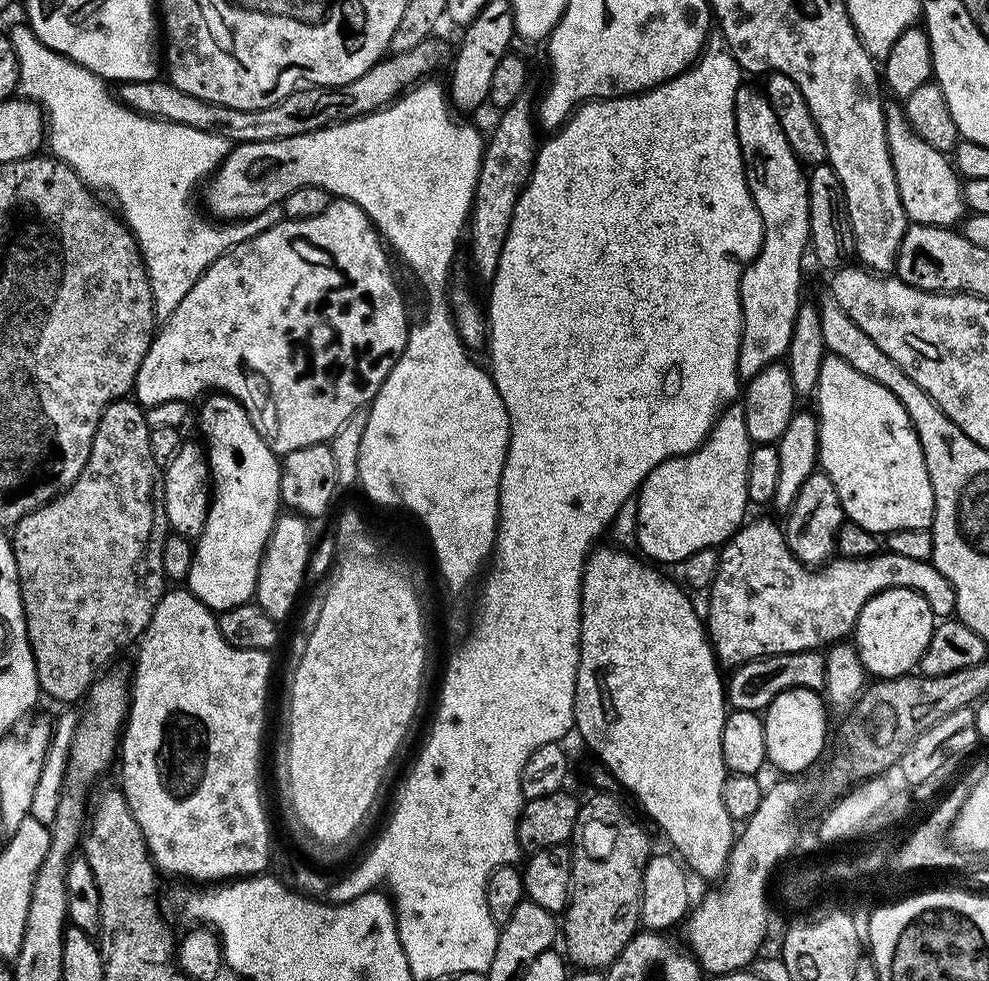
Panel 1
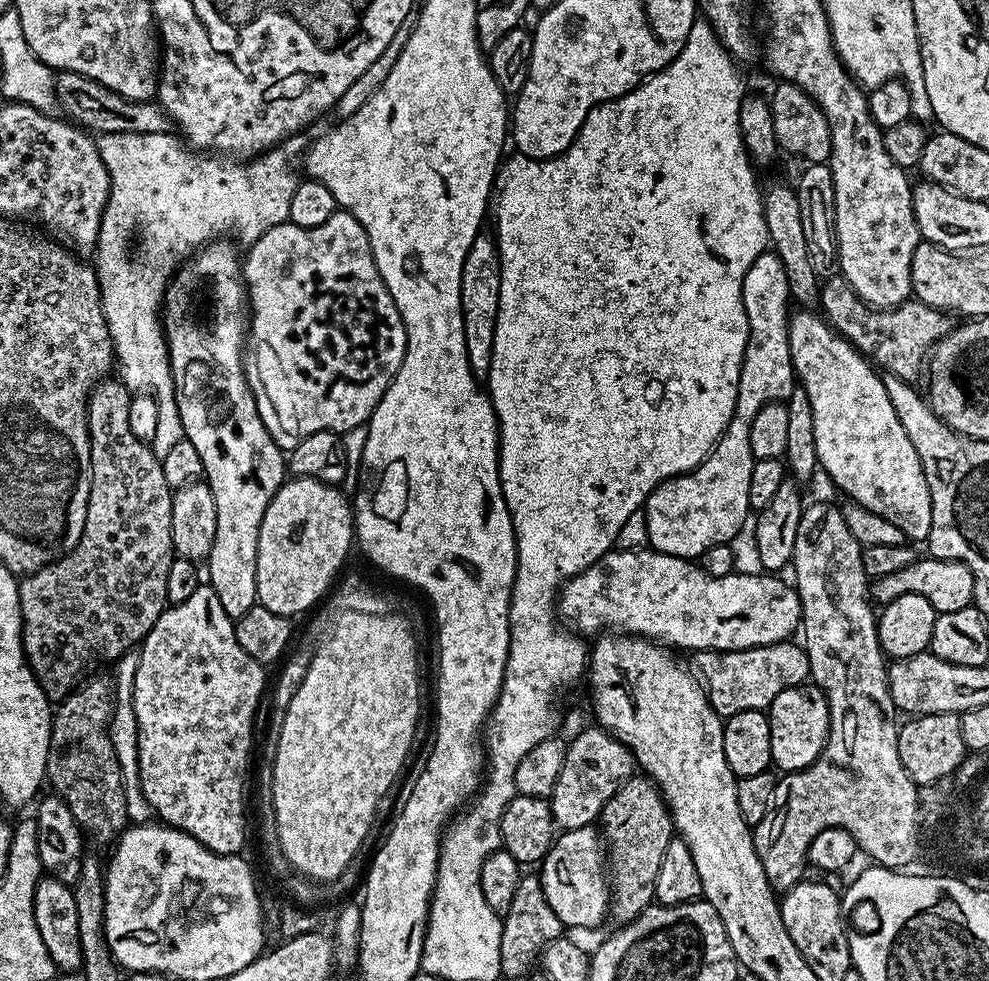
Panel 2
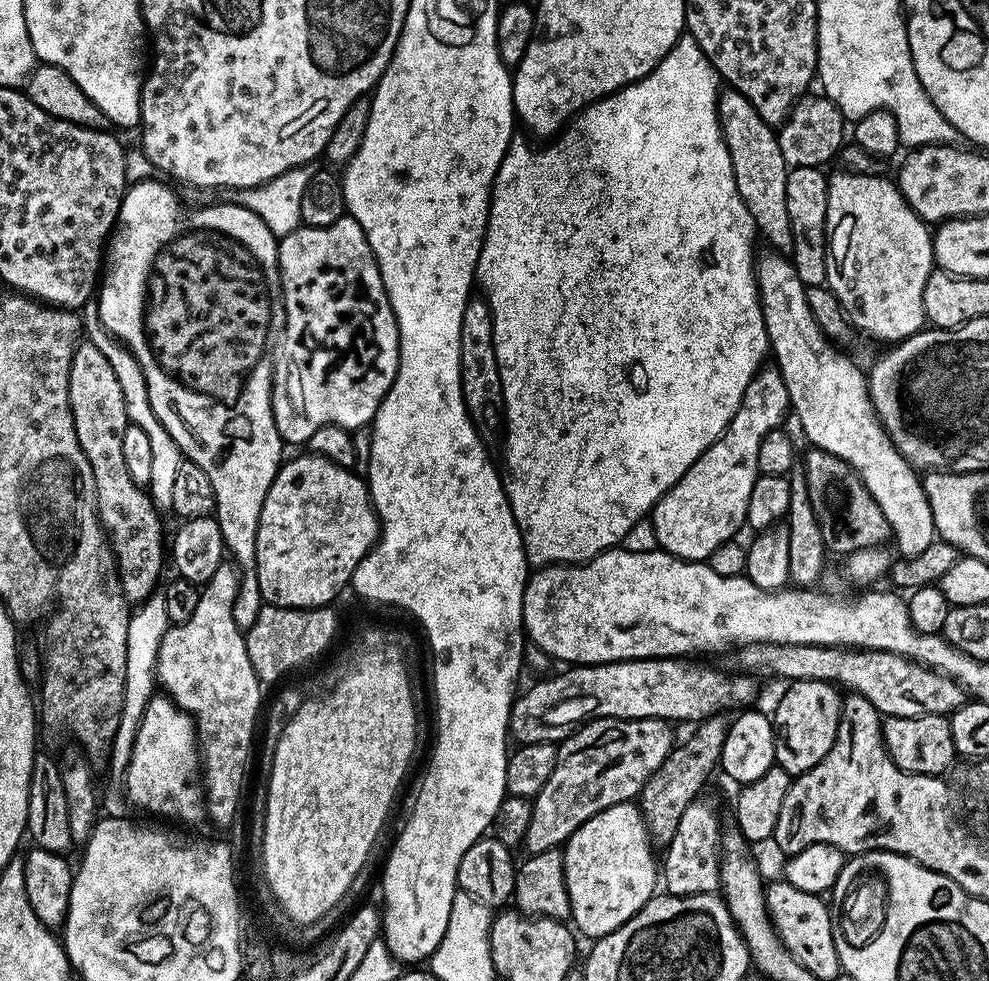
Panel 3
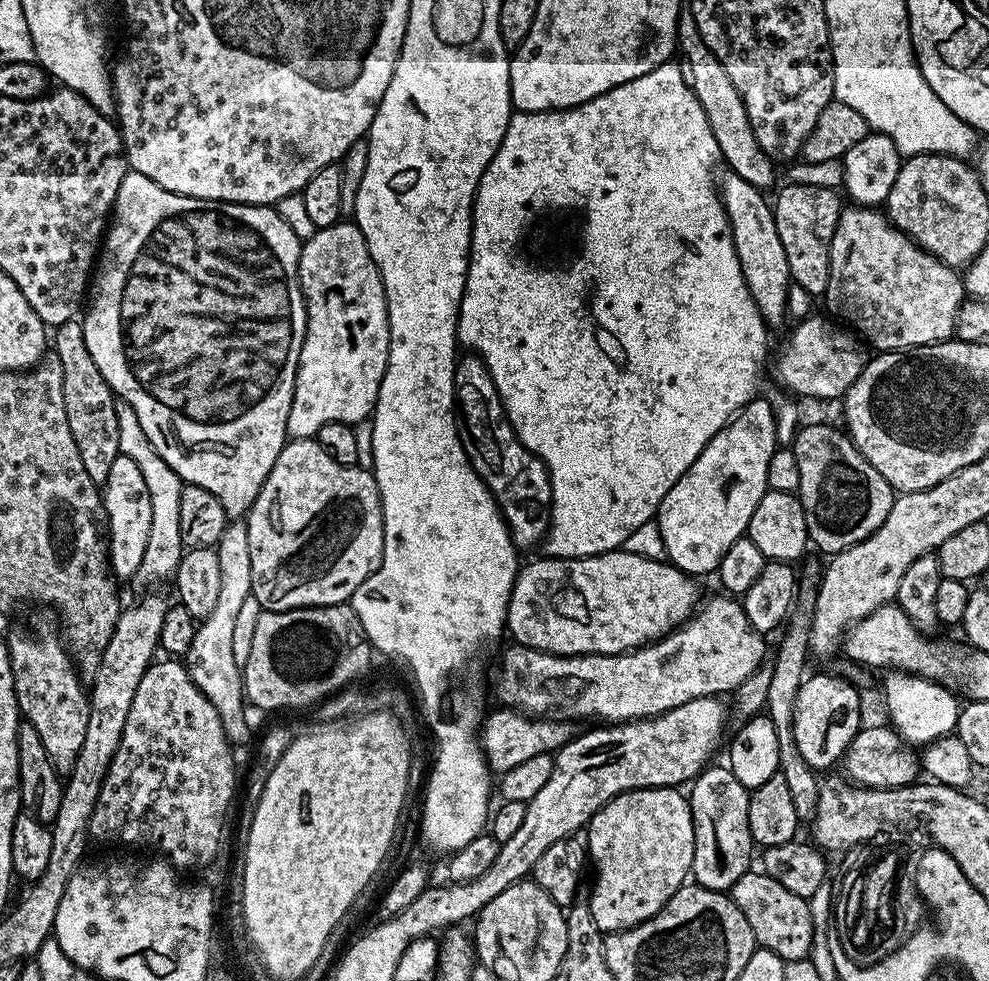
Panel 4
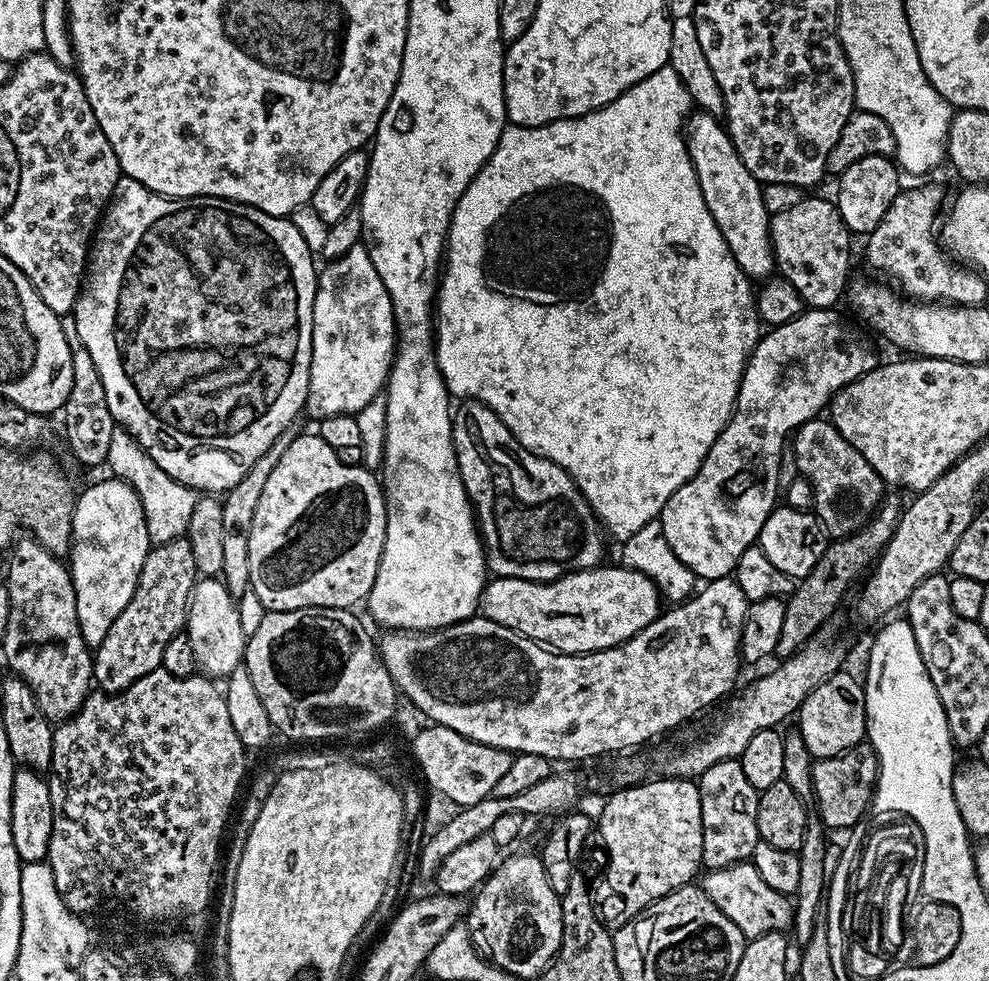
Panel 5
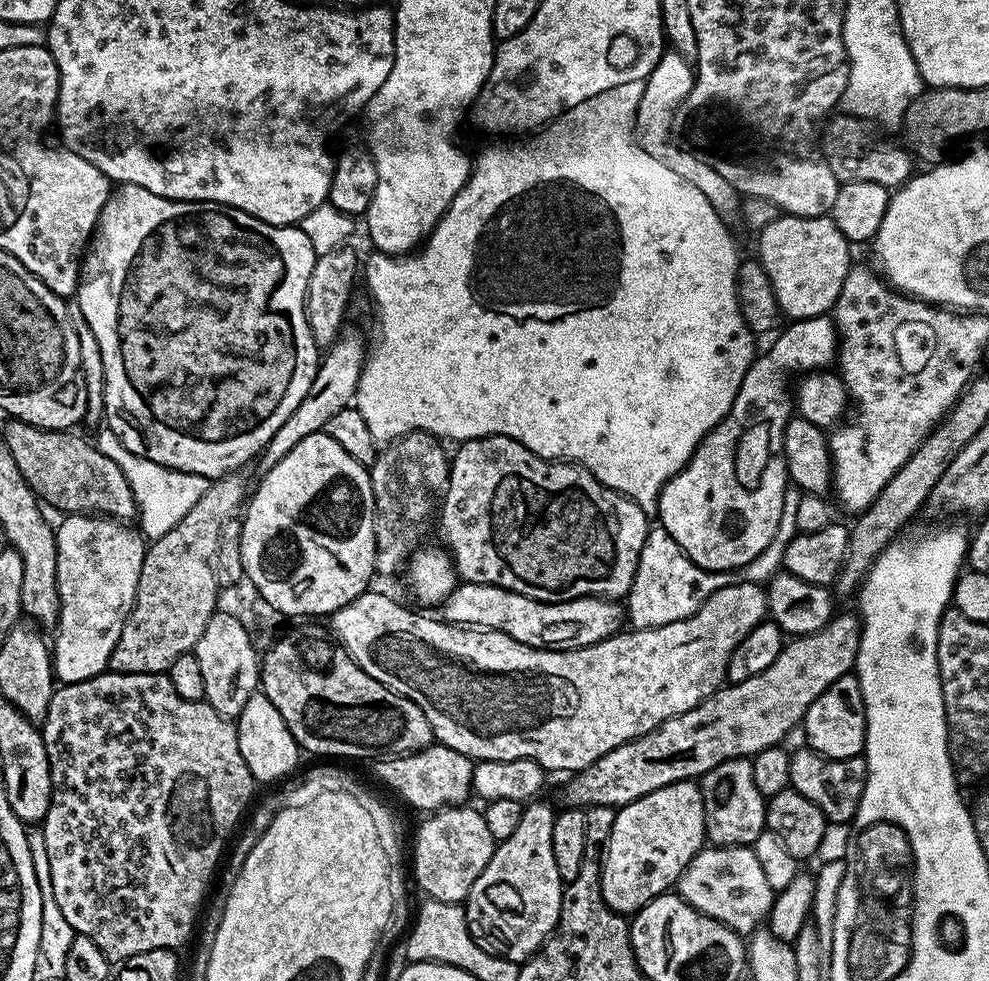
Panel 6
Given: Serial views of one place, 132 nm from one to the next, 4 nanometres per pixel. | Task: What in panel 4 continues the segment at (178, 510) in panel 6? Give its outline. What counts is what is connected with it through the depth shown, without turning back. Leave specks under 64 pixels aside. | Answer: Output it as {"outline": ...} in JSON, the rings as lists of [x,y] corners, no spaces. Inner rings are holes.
{"outline":[[[117,399],[118,442],[120,455],[134,458],[138,470],[142,470],[142,478],[146,478],[146,490],[150,490],[150,538],[146,538],[146,554],[142,554],[142,562],[138,566],[134,580],[140,583],[144,590],[152,590],[155,584],[163,580],[171,581],[176,575],[176,567],[184,557],[185,546],[182,542],[182,529],[178,522],[178,509],[182,503],[184,481],[150,446],[142,426],[138,426],[138,414],[124,400]]]}

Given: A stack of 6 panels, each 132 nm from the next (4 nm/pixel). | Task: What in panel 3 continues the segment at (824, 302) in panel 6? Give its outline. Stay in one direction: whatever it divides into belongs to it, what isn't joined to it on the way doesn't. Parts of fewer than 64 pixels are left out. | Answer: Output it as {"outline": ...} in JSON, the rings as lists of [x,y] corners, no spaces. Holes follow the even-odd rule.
{"outline":[[[802,166],[789,171],[786,178],[786,206],[790,213],[791,229],[794,230],[794,242],[790,259],[798,278],[808,288],[821,287],[828,278],[828,238],[826,198],[828,197],[828,176],[820,168]]]}

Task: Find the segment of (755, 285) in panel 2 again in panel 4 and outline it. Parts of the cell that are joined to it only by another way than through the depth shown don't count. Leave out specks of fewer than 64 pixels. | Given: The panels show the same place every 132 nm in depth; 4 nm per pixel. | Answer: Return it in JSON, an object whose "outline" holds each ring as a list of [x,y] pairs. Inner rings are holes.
{"outline":[[[753,398],[745,408],[741,408],[714,438],[698,454],[696,461],[674,482],[674,486],[662,498],[658,513],[658,523],[665,554],[670,563],[678,570],[693,578],[701,578],[707,572],[715,573],[722,562],[722,554],[730,550],[734,541],[747,533],[750,518],[764,493],[769,491],[766,470],[770,470],[770,458],[776,453],[778,443],[775,436],[775,418],[770,404],[764,399]]]}

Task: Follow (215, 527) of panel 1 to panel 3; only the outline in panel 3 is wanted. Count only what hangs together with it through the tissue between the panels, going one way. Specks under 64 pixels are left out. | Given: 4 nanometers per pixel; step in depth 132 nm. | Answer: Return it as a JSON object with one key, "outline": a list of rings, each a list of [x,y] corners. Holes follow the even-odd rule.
{"outline":[[[156,178],[137,180],[125,191],[124,199],[120,201],[120,213],[116,215],[116,227],[112,229],[110,239],[106,244],[106,259],[102,264],[102,279],[98,284],[98,295],[95,297],[94,305],[96,304],[96,312],[100,315],[100,324],[104,327],[101,329],[123,344],[136,359],[146,380],[150,406],[158,422],[162,424],[166,434],[174,438],[181,453],[198,466],[202,466],[202,470],[206,470],[210,478],[210,486],[214,486],[216,495],[214,519],[222,530],[227,555],[231,557],[240,571],[238,598],[234,598],[234,622],[241,630],[247,630],[250,626],[254,626],[254,618],[258,618],[258,610],[265,605],[262,590],[258,590],[258,578],[256,577],[258,522],[262,514],[262,502],[266,502],[266,494],[282,463],[280,451],[286,448],[285,441],[280,438],[280,431],[274,422],[272,413],[274,383],[272,339],[275,336],[277,339],[284,330],[284,298],[280,295],[280,267],[276,253],[278,237],[262,222],[262,218],[258,218],[258,214],[246,210],[240,204],[229,202],[229,204],[204,204],[201,208],[184,208],[183,202],[167,188],[169,185],[164,184],[159,184]],[[184,424],[192,432],[184,432]]]}

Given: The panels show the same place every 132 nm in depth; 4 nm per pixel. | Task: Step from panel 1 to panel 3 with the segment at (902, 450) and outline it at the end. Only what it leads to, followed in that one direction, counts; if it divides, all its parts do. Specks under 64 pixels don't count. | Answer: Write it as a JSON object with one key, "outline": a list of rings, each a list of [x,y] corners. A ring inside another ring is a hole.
{"outline":[[[767,251],[755,257],[760,309],[766,322],[771,355],[776,355],[775,367],[786,382],[791,411],[800,419],[807,443],[842,458],[859,474],[874,502],[882,506],[882,514],[886,514],[894,540],[896,536],[901,557],[922,554],[937,535],[930,502],[917,469],[893,446],[876,417],[865,369],[847,360],[836,349],[839,347],[830,343],[814,320],[814,314],[810,314],[808,288],[802,278],[798,278],[791,259],[785,253]]]}

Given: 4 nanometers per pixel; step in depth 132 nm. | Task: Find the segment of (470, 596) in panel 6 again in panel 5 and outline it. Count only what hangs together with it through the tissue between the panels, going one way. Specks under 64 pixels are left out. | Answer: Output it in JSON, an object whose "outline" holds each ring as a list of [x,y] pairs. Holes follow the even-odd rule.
{"outline":[[[597,566],[581,572],[571,572],[557,580],[539,584],[522,578],[497,576],[489,579],[484,586],[482,615],[488,620],[498,622],[526,638],[543,644],[549,649],[565,654],[601,652],[603,648],[613,648],[625,644],[631,636],[638,635],[650,622],[654,622],[662,611],[662,595],[654,581],[636,569],[617,566],[604,568]]]}

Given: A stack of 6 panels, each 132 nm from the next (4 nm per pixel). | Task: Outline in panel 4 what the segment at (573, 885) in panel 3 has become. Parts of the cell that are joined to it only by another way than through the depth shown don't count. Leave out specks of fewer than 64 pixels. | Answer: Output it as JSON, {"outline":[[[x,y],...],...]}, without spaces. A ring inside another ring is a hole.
{"outline":[[[679,787],[670,788],[635,788],[632,792],[624,792],[620,796],[615,796],[609,804],[604,804],[592,815],[592,819],[586,825],[586,835],[588,838],[587,859],[596,867],[596,881],[592,884],[592,897],[586,900],[590,914],[594,914],[594,922],[600,927],[600,931],[607,934],[609,932],[627,932],[636,924],[641,924],[643,920],[649,920],[654,914],[658,914],[665,906],[670,897],[679,888],[684,887],[689,879],[692,870],[692,859],[694,858],[694,822],[692,821],[692,807],[687,795],[680,793]]]}

